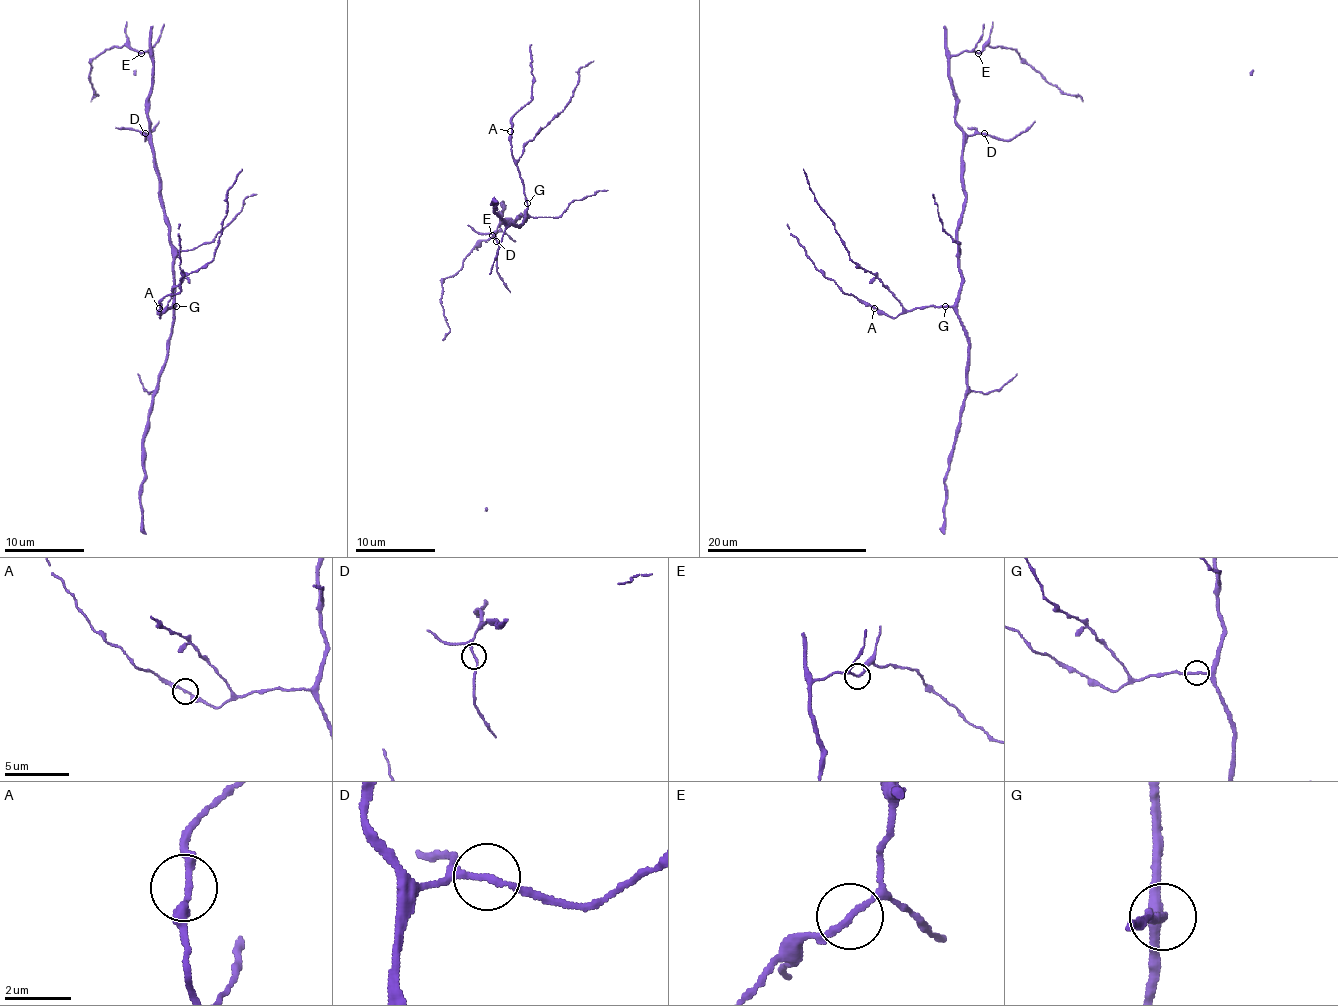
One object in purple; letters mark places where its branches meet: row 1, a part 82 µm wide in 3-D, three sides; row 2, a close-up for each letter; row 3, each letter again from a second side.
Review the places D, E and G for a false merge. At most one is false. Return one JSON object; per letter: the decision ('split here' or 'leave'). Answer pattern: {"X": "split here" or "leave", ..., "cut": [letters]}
{"D": "leave", "E": "leave", "G": "leave", "cut": []}

